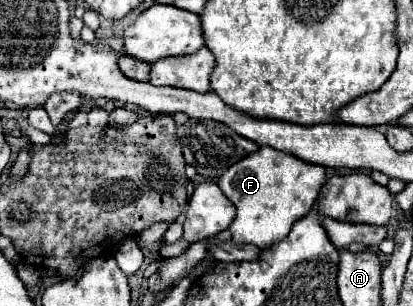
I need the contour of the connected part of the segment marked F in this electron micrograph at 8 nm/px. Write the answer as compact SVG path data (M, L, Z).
M260 146L258 152L242 158L218 178L220 190L236 206L236 216L228 228L232 232L232 242L260 242L262 250L280 242L290 232L292 224L310 212L324 182L324 166L306 164L292 154Z

